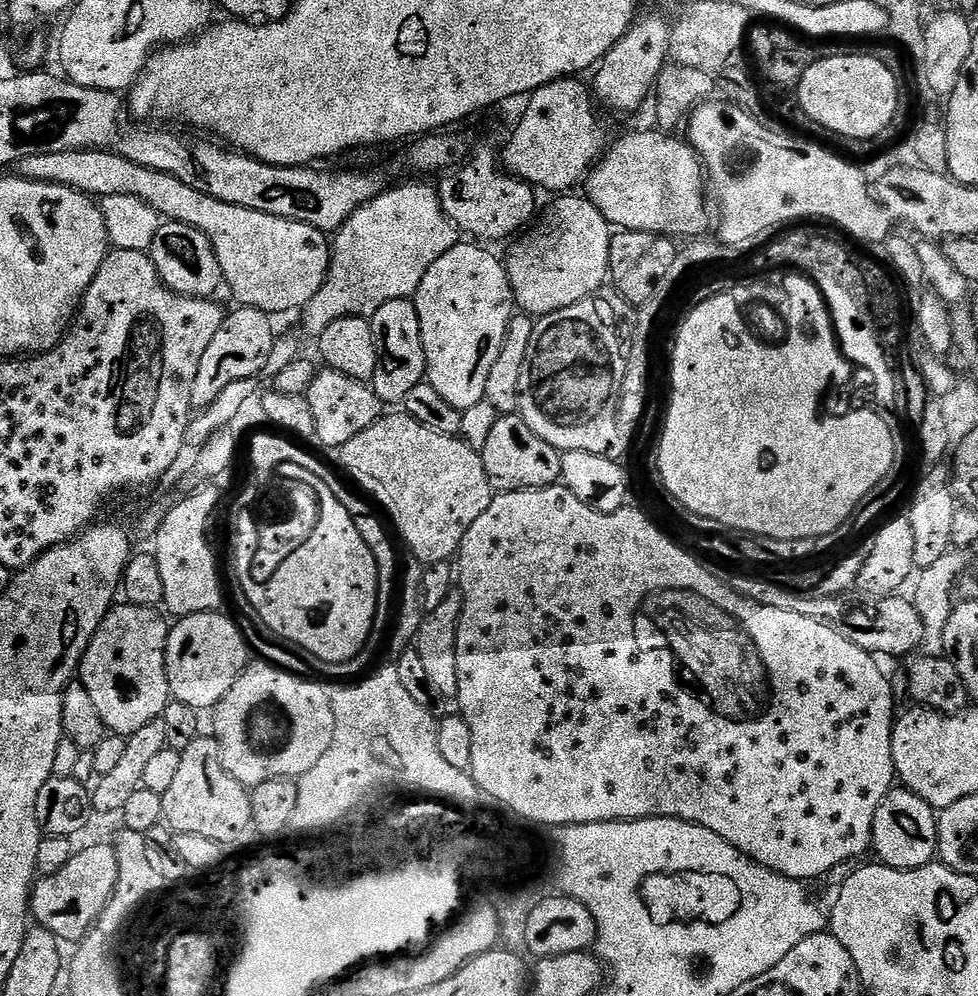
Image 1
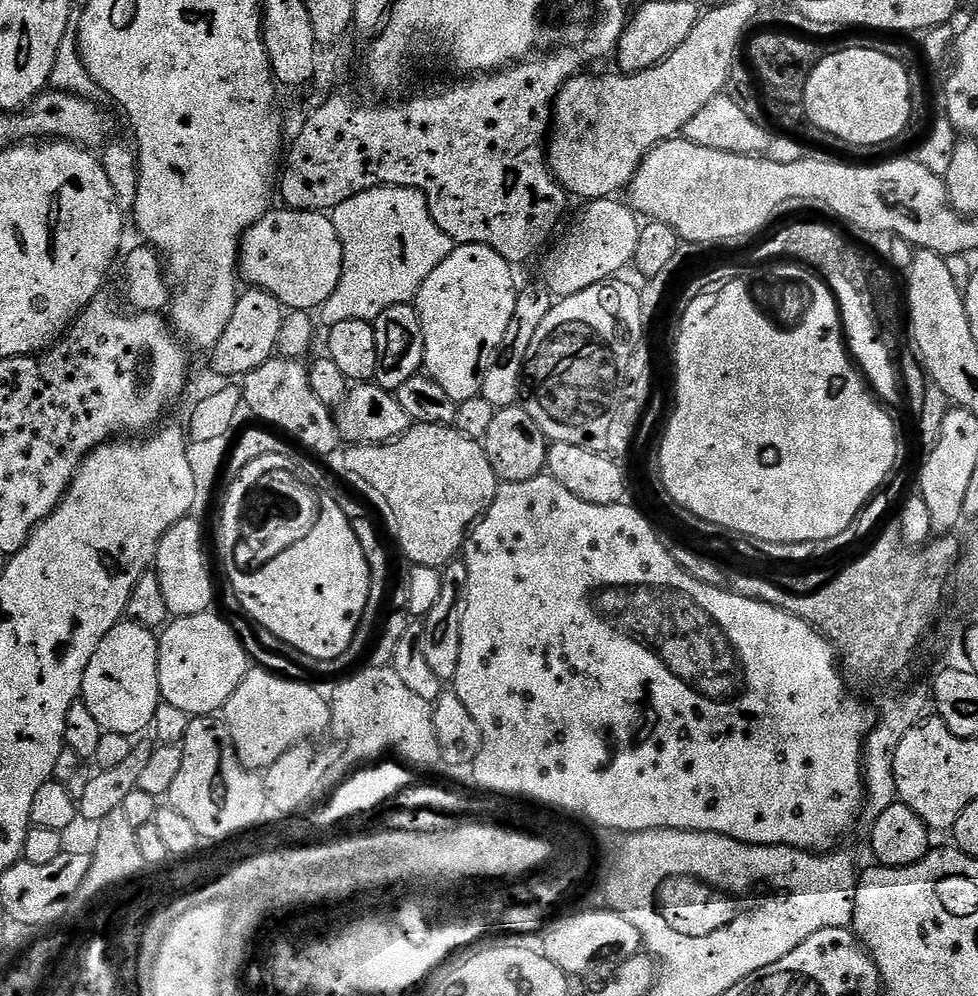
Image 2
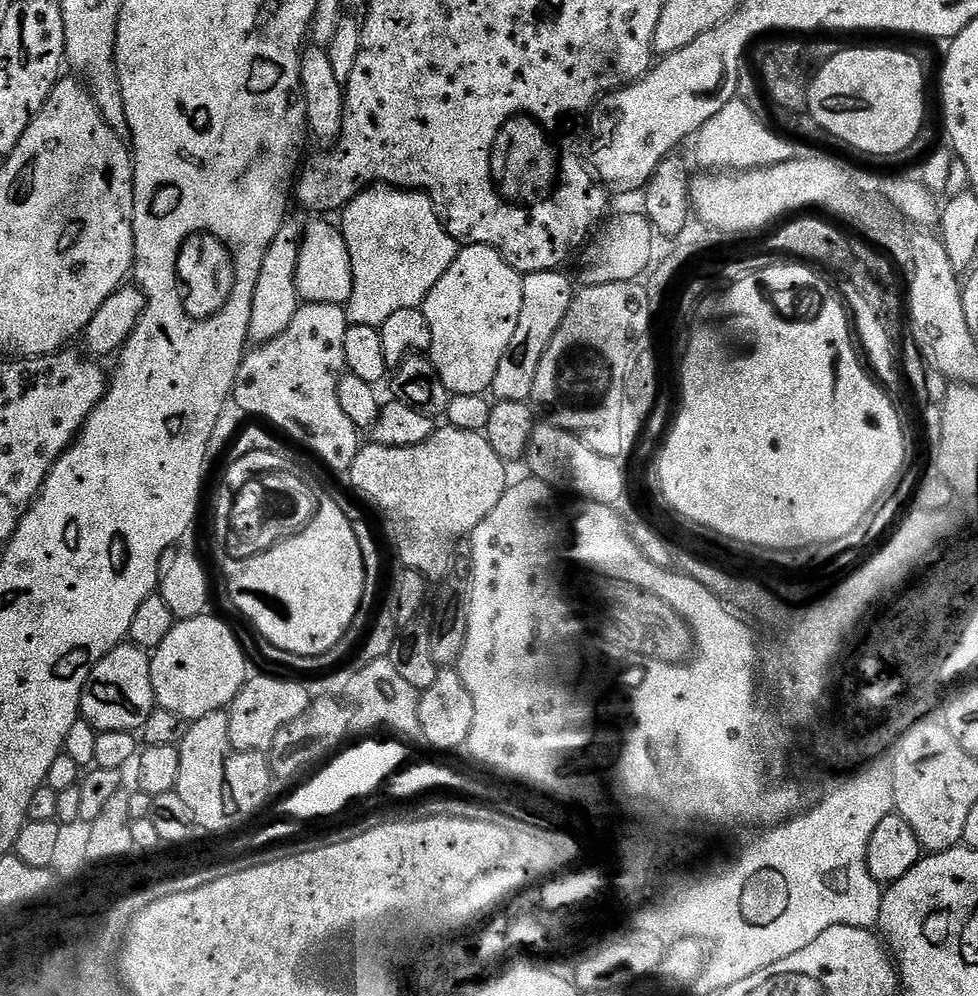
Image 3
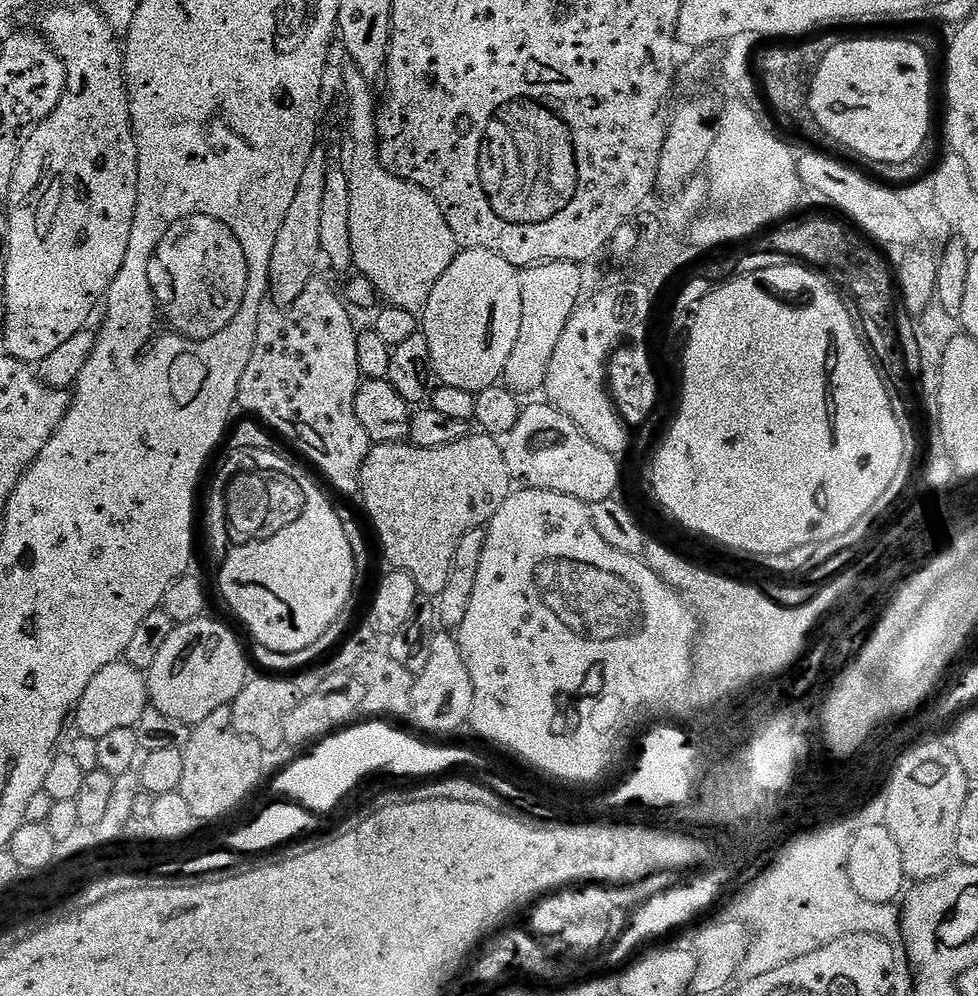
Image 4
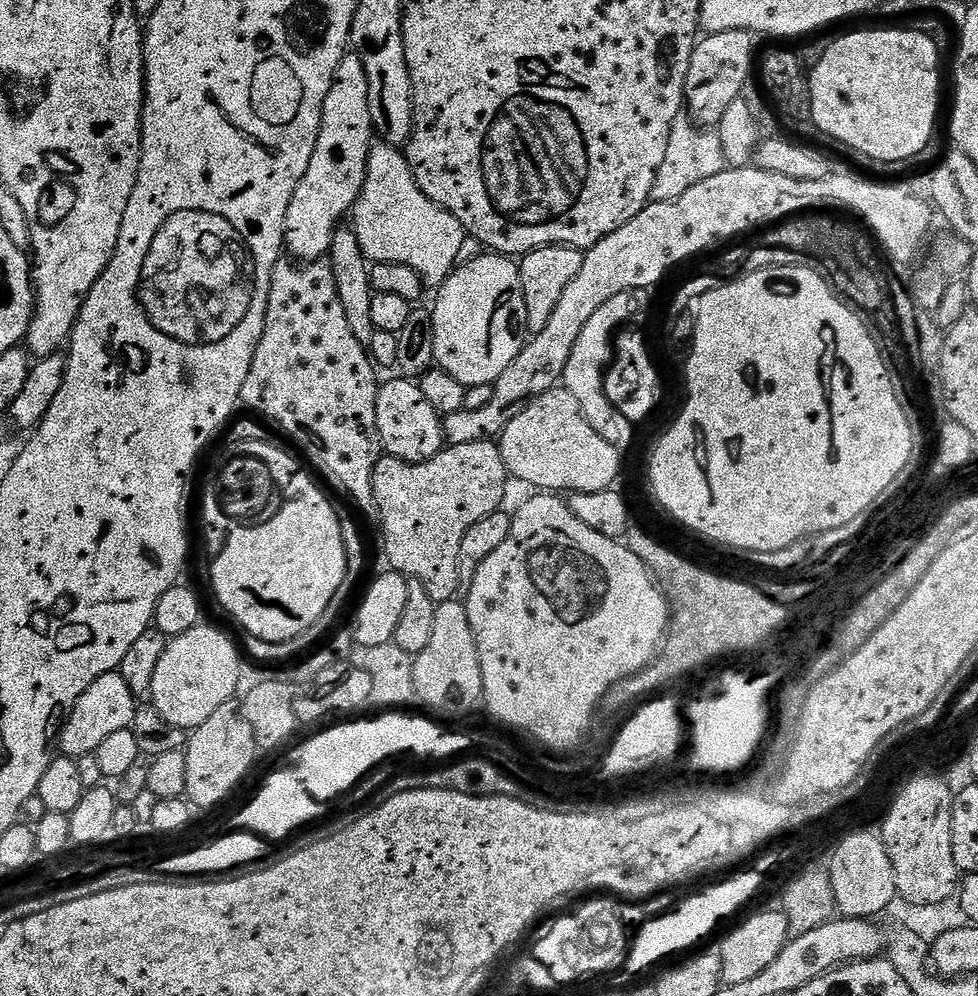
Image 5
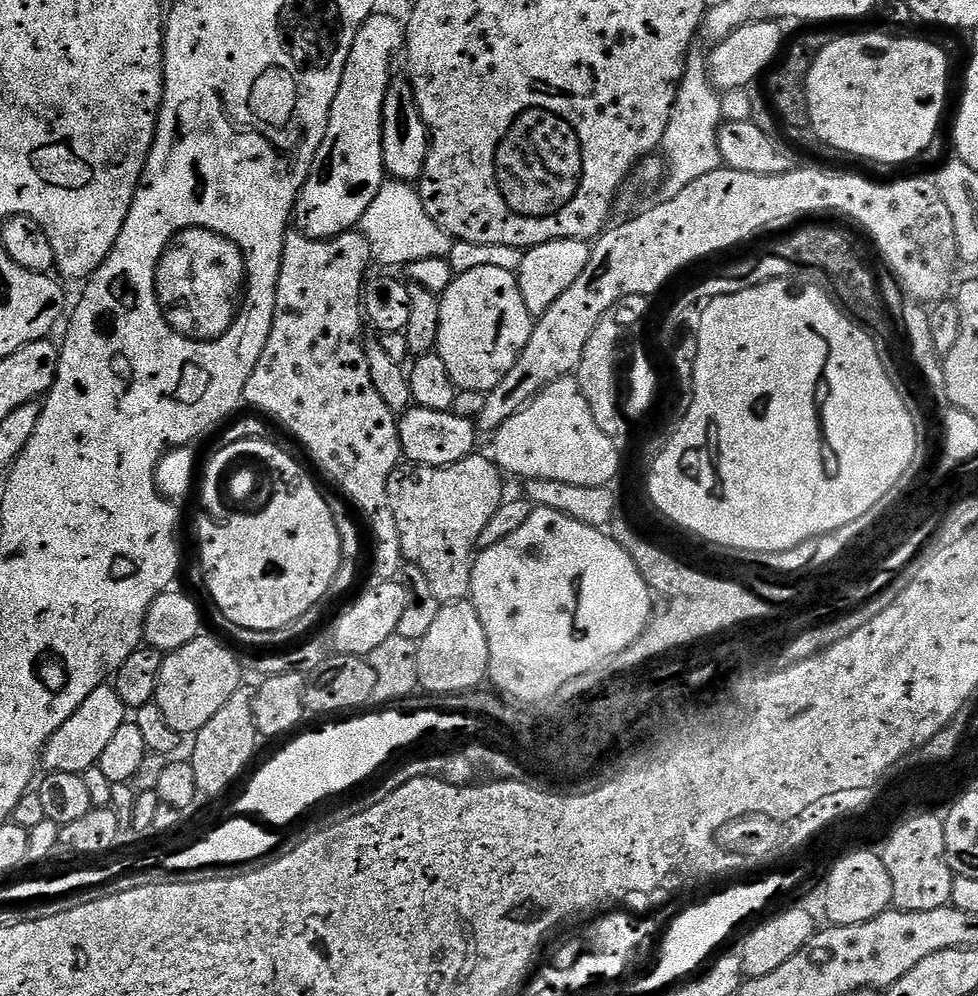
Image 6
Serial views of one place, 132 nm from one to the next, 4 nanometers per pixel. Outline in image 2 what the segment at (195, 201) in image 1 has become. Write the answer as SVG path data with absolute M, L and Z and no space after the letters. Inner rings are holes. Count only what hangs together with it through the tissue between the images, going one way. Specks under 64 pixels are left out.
M287 206L281 207L281 212L277 210L270 210L267 214L258 221L253 228L248 229L244 234L244 239L240 241L240 262L238 265L238 272L241 277L244 276L249 281L247 282L251 287L261 288L264 292L269 292L274 298L278 298L278 302L283 304L285 309L291 311L307 311L312 312L319 309L330 296L332 296L334 290L338 286L338 282L341 278L342 272L342 246L336 234L336 228L333 226L331 217L327 213L312 212L312 211L298 211L295 208L289 208Z

